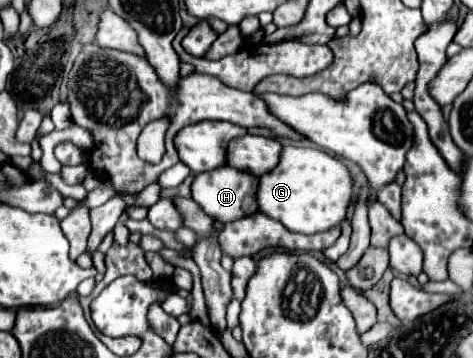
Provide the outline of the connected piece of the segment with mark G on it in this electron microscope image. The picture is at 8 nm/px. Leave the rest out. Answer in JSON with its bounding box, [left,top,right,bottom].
[258,146,356,234]

